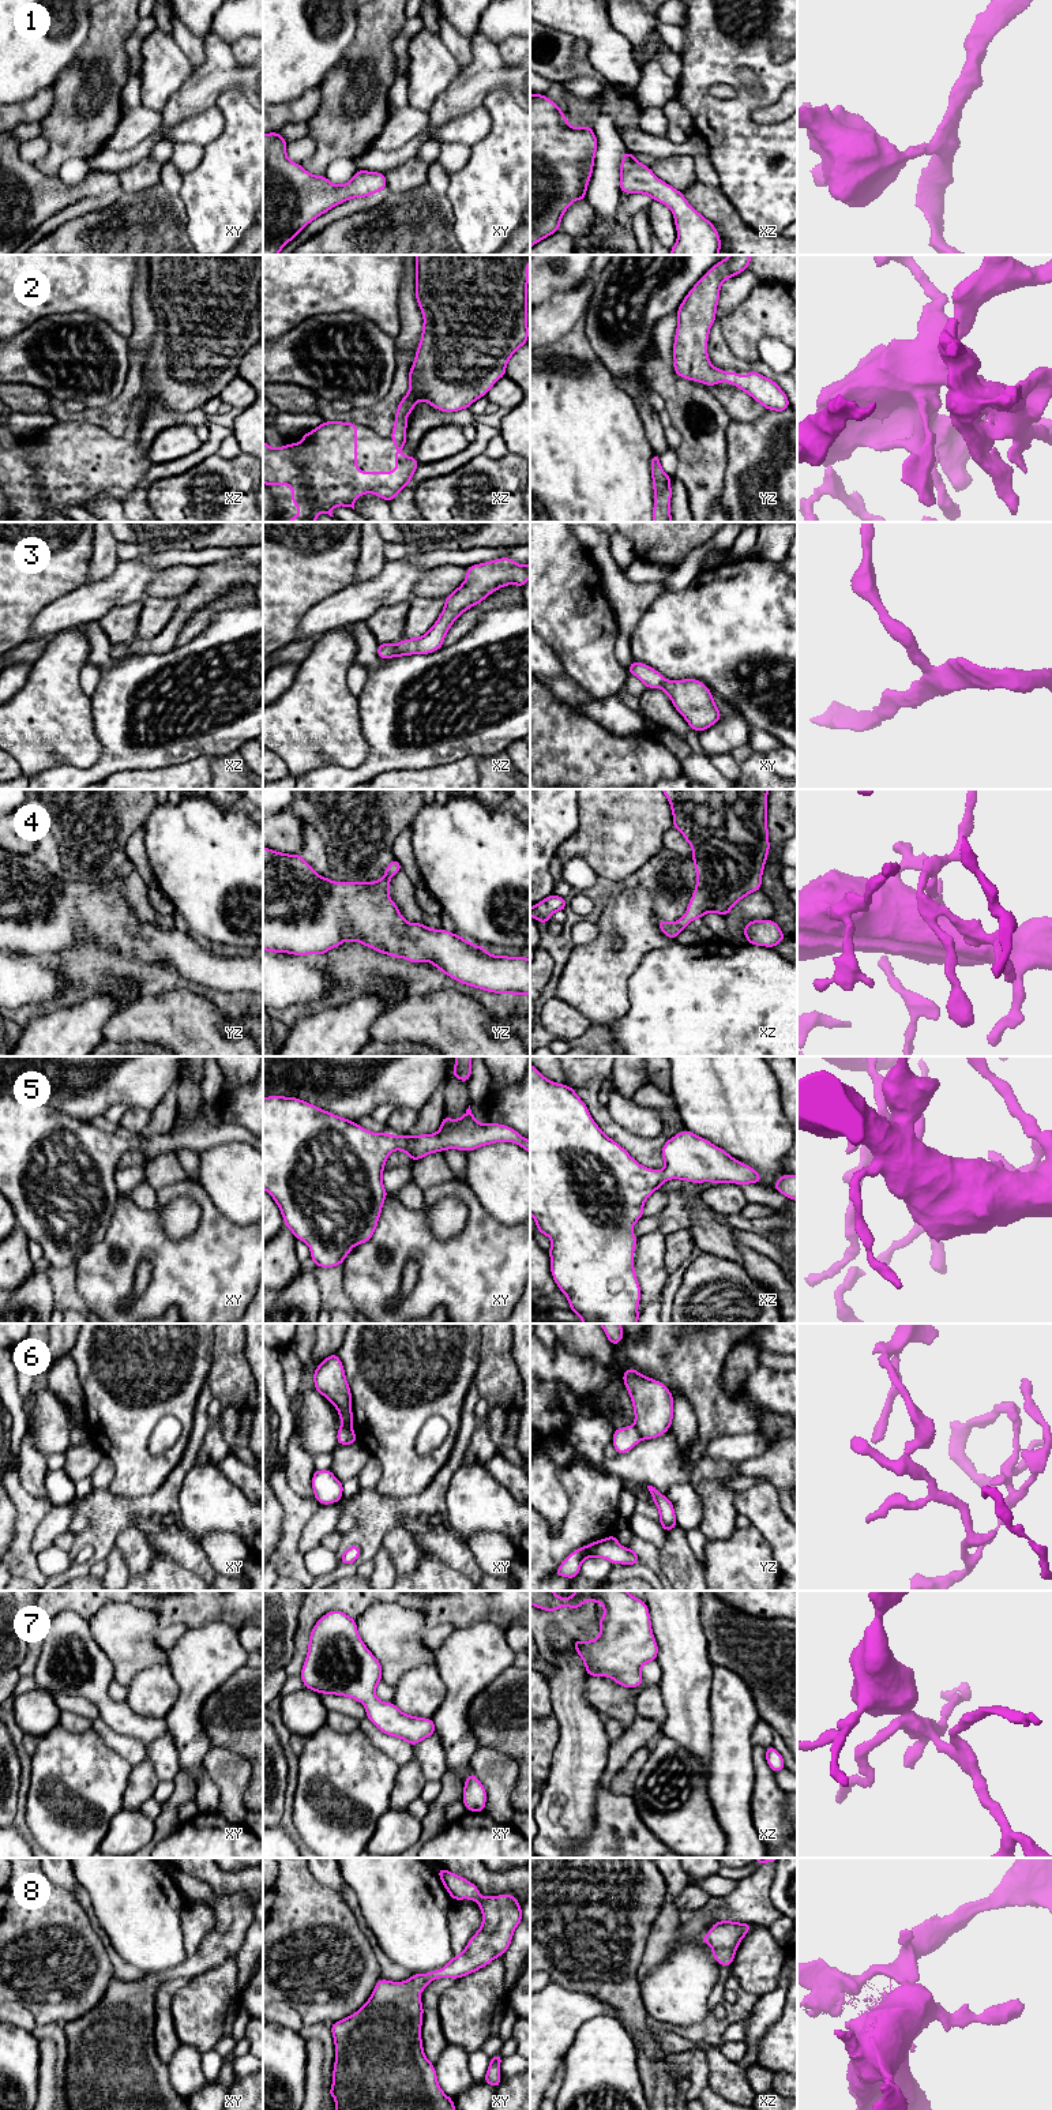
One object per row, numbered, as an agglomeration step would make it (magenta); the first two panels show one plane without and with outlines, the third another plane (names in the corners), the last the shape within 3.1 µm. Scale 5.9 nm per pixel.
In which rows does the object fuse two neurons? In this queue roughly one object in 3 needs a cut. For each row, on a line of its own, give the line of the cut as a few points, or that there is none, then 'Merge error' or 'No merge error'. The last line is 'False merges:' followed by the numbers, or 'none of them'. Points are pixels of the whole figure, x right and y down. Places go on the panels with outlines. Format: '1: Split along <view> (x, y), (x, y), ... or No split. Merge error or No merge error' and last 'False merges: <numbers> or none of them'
1: No split. No merge error
2: No split. No merge error
3: Split along xz (397, 645), (390, 656). Merge error
4: No split. No merge error
5: No split. No merge error
6: Split along yz (634, 1425), (642, 1438). Merge error
7: No split. No merge error
8: No split. No merge error
False merges: 3, 6

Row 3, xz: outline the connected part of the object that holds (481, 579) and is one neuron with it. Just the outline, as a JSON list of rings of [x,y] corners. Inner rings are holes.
[[[501,557],[466,567],[463,583],[448,594],[444,608],[432,628],[420,638],[401,641],[391,657],[428,654],[439,650],[452,623],[469,608],[480,604],[491,593],[506,585],[523,585],[530,579],[530,564],[522,566]]]

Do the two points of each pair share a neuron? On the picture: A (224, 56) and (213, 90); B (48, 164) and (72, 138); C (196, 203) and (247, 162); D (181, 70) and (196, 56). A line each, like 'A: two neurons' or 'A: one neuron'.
A: one neuron
B: one neuron
C: one neuron
D: two neurons

